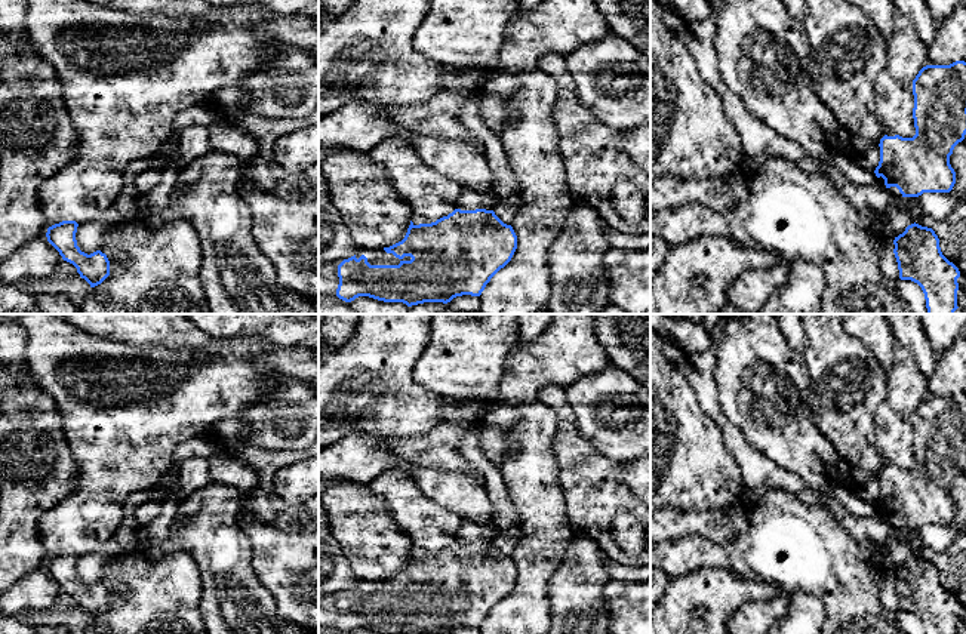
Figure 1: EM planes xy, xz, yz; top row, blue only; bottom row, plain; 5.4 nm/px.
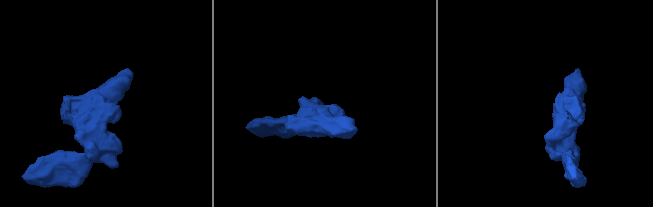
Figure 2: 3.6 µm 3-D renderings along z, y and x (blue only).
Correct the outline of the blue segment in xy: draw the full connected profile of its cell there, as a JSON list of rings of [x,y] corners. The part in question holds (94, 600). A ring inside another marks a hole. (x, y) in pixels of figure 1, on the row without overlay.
[[[62,553],[47,560],[46,569],[62,591],[73,595],[80,609],[95,619],[110,607],[110,593],[101,582],[90,587],[80,582],[76,572],[77,558],[76,553]]]

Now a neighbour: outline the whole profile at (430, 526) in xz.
[[[399,467],[382,471],[367,486],[384,498],[393,520],[416,548],[447,548],[458,541],[458,532],[468,523],[462,515],[427,499],[415,478]]]

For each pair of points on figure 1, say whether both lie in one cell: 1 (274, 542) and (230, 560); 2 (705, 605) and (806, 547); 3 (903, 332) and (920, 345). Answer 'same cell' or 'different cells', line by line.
1: different cells
2: different cells
3: same cell

